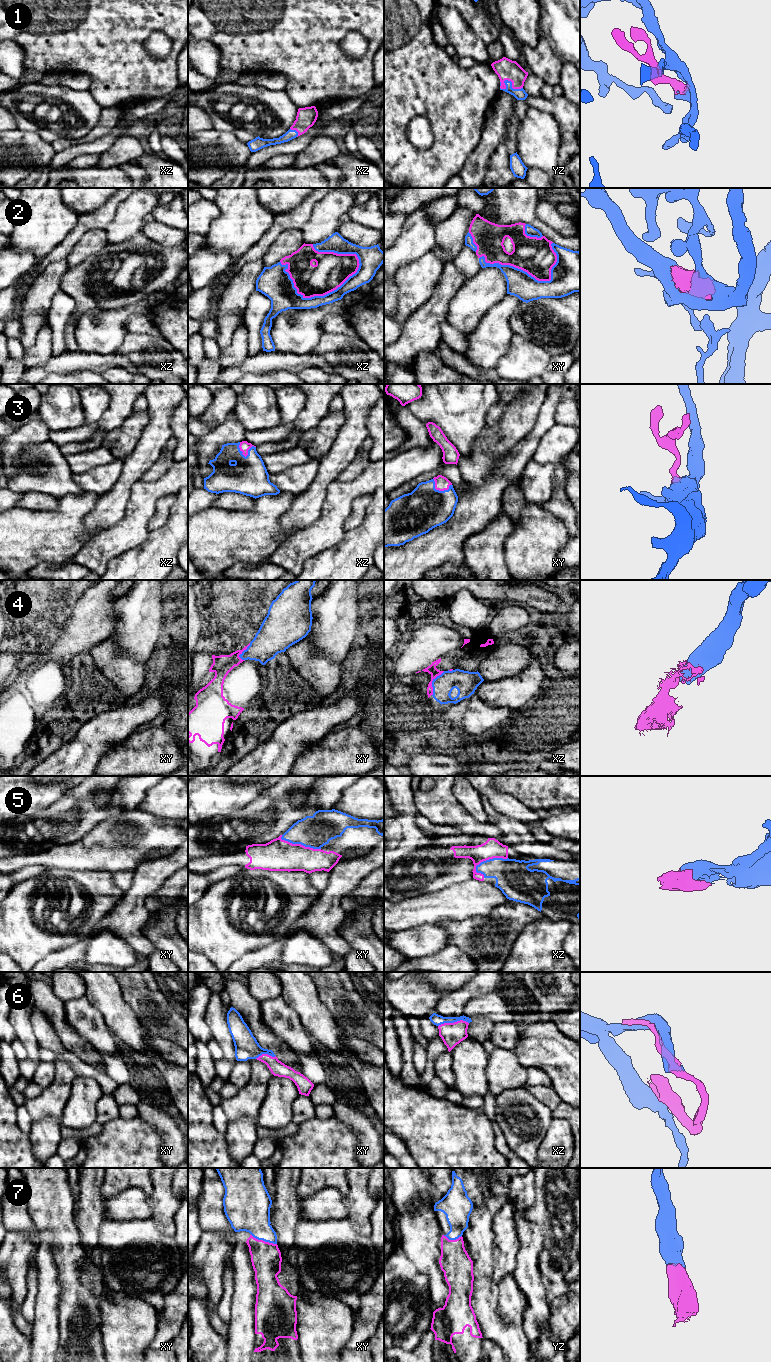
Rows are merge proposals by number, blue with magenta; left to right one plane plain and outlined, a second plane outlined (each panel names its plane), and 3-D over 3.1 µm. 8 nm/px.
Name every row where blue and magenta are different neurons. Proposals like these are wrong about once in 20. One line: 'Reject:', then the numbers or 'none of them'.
Reject: none of them

